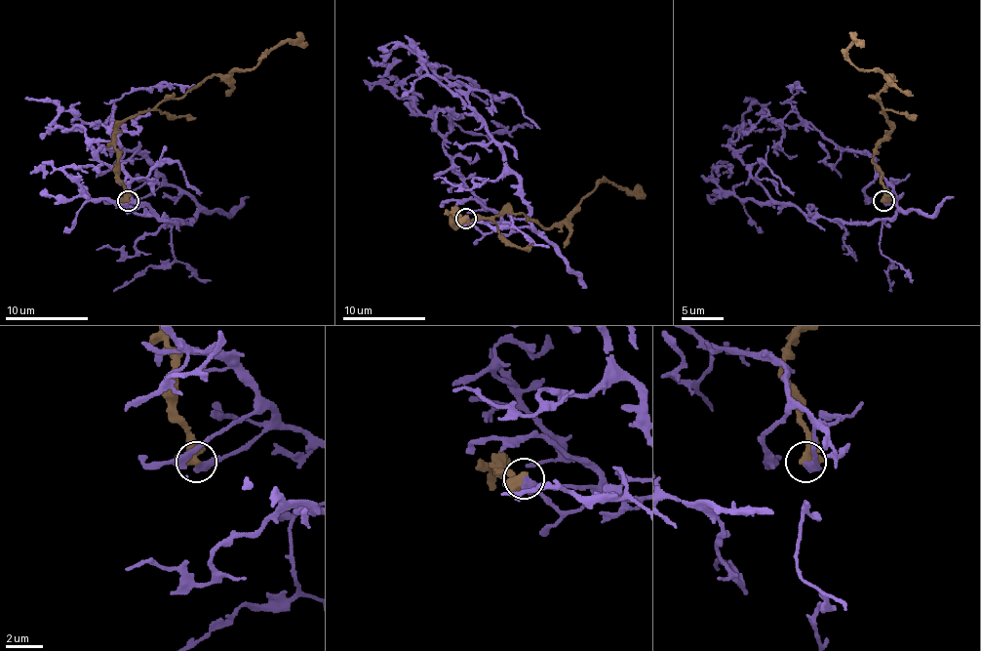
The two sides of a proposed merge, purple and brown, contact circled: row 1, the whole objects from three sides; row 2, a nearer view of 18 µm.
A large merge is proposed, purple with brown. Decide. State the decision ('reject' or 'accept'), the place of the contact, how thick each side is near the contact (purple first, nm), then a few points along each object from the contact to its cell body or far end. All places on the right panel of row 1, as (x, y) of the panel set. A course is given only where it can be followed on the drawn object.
reject | (883, 200) | 500/500 nm | purple via (883, 200), (889, 185), (897, 211), (869, 223), (808, 219), (779, 204), (731, 143), (765, 108) | brown via (883, 200), (873, 148), (891, 125), (879, 99), (893, 77), (860, 71), (847, 53), (856, 42), (862, 44)

